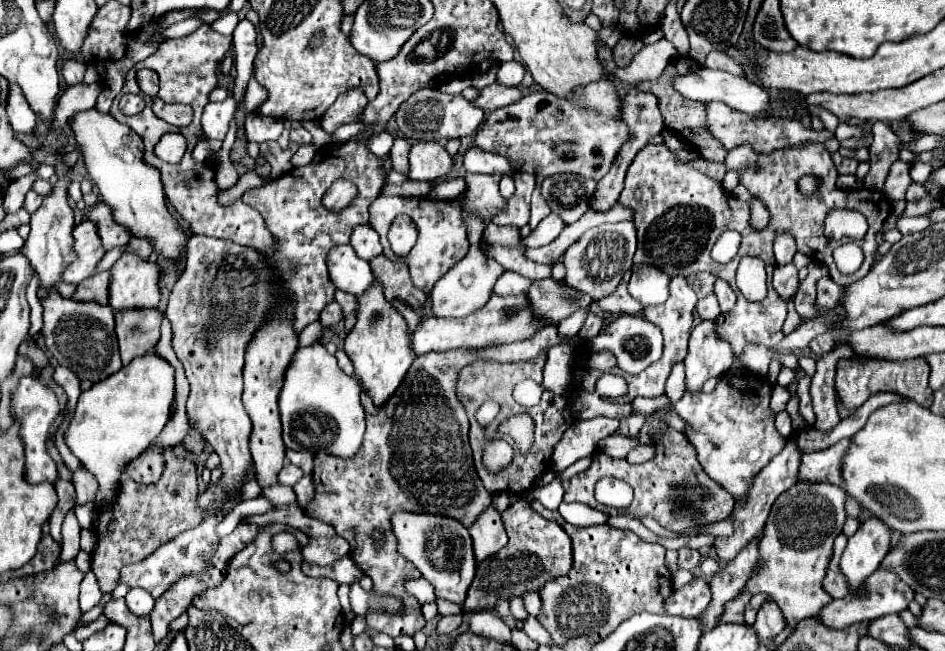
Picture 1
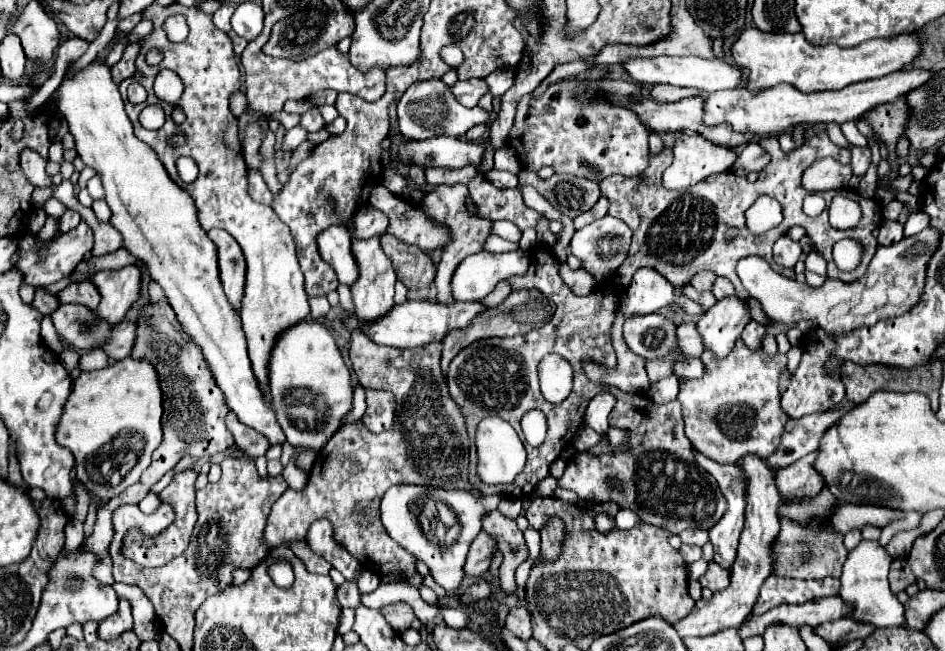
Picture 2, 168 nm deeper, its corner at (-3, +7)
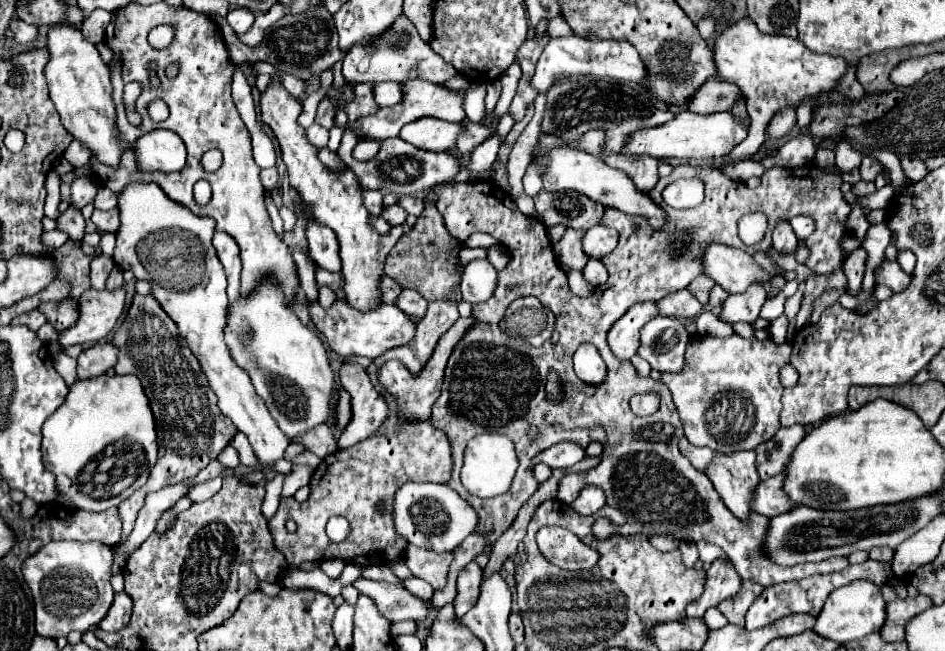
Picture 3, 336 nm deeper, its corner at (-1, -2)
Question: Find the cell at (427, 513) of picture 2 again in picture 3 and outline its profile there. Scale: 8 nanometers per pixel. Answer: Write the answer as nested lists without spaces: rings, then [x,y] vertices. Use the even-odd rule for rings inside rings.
[[[407,483],[399,487],[393,497],[393,523],[395,533],[415,547],[429,547],[431,551],[447,553],[455,551],[463,539],[475,533],[479,515],[475,509],[459,497],[459,493],[447,485],[437,483]]]

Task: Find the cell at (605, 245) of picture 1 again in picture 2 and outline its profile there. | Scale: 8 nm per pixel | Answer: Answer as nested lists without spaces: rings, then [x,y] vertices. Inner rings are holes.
[[[605,216],[601,220],[595,220],[593,224],[577,230],[573,234],[571,240],[571,254],[575,254],[577,258],[583,260],[585,270],[589,270],[597,282],[605,282],[611,278],[611,272],[621,266],[621,262],[625,260],[625,252],[629,250],[629,242],[631,242],[631,230],[623,220],[617,220],[613,216]]]

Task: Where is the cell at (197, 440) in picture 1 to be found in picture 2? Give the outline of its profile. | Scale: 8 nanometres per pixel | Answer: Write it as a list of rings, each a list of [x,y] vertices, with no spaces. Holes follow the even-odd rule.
[[[161,300],[155,304],[145,304],[141,308],[141,316],[137,320],[137,338],[131,350],[133,358],[145,358],[151,362],[159,376],[159,386],[163,394],[163,442],[153,452],[153,462],[141,476],[141,480],[133,486],[129,486],[123,494],[113,498],[105,508],[97,512],[95,530],[89,538],[85,538],[87,546],[97,552],[101,558],[95,566],[95,578],[97,580],[113,580],[113,562],[109,556],[109,544],[113,540],[113,512],[115,508],[123,504],[139,504],[151,486],[161,480],[165,472],[169,472],[185,454],[189,454],[189,442],[199,442],[199,456],[209,458],[217,452],[225,452],[227,446],[233,444],[233,434],[225,426],[225,416],[229,408],[225,406],[223,394],[219,386],[215,384],[215,378],[199,350],[199,346],[181,330],[181,324],[177,322],[173,308]]]

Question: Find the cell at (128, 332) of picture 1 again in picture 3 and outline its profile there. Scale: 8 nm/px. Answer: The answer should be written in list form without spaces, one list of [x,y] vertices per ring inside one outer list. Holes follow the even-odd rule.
[[[95,343],[93,347],[85,349],[77,357],[77,375],[79,379],[89,379],[107,373],[107,369],[115,367],[119,347],[113,347],[113,343]]]

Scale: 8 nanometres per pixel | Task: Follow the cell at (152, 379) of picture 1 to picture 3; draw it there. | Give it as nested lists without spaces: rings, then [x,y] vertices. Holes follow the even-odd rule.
[[[101,375],[79,379],[69,387],[63,405],[43,425],[43,461],[55,473],[59,491],[79,509],[105,511],[117,507],[133,491],[145,485],[151,467],[157,461],[157,431],[143,385],[135,375]]]

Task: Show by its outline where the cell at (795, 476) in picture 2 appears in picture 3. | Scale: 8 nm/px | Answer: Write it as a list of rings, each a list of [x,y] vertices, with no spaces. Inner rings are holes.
[[[779,473],[767,481],[761,481],[755,497],[753,497],[753,511],[765,515],[765,517],[775,517],[775,515],[783,515],[787,511],[791,511],[791,499],[787,499],[787,495],[783,495],[783,479],[785,473]]]

